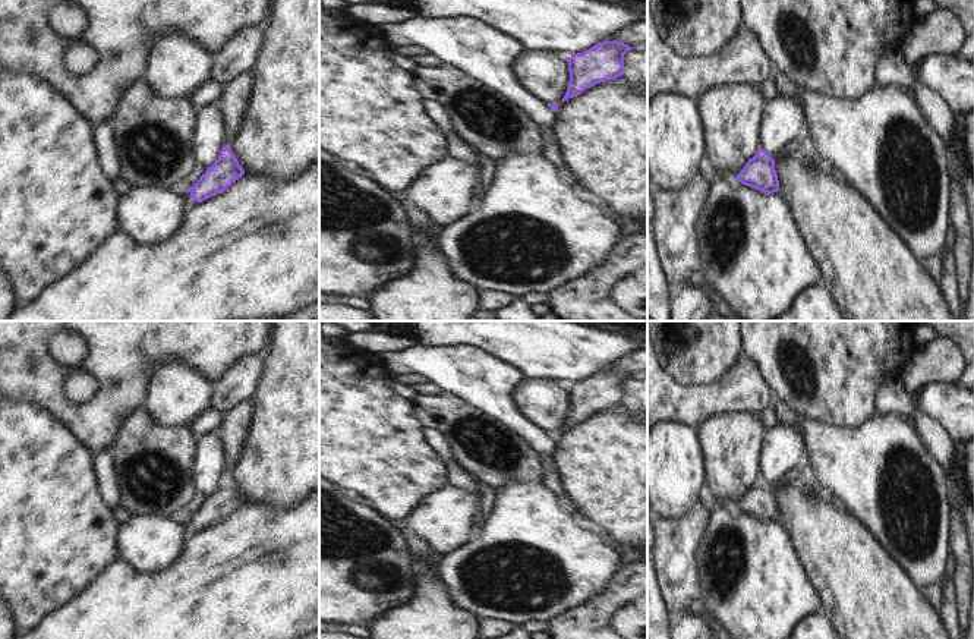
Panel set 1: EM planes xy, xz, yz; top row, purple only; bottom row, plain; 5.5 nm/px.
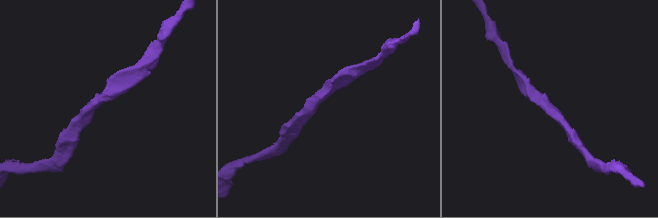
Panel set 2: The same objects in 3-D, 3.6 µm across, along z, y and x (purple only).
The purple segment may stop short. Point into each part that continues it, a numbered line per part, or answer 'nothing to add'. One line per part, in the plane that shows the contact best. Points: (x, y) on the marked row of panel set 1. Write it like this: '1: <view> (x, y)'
nothing to add

